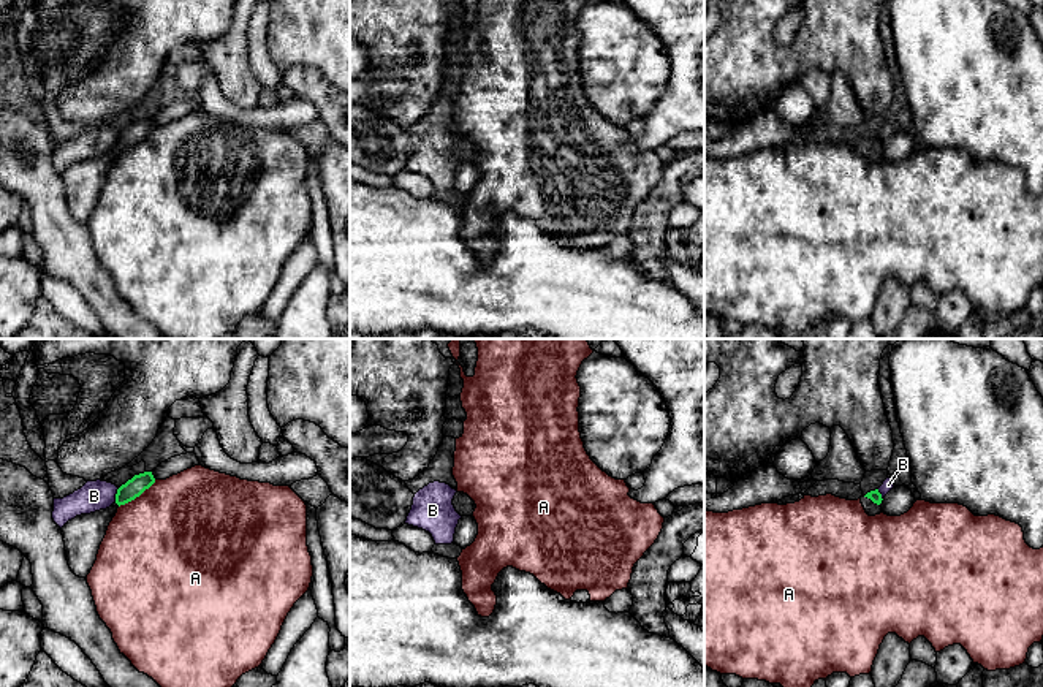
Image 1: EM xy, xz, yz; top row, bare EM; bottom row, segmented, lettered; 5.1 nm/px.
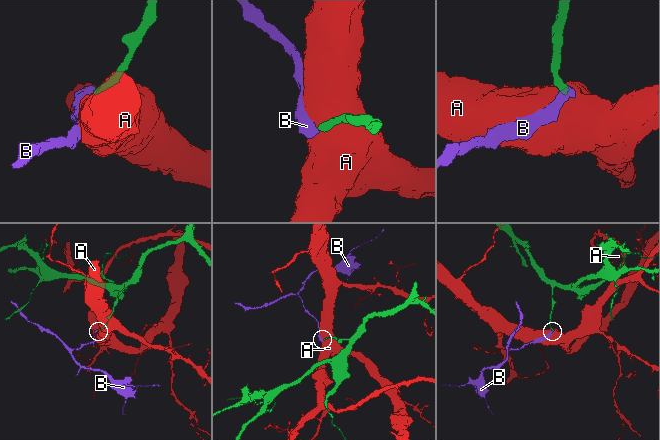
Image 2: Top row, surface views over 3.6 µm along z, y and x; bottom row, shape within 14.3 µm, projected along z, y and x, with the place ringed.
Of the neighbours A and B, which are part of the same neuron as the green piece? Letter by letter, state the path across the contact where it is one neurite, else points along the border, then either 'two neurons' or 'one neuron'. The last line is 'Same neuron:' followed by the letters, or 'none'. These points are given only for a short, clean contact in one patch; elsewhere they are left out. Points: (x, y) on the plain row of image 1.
A: two neurons
B: border along xy (119, 133), (114, 146); two neurons
Same neuron: none

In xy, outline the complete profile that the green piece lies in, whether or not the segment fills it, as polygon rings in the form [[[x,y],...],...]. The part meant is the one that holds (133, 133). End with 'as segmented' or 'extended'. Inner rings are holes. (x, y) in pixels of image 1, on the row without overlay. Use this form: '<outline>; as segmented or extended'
[[[144,117],[144,119],[135,120],[131,125],[128,125],[125,130],[122,130],[117,135],[116,149],[120,152],[120,150],[125,150],[125,149],[135,146],[146,135],[149,135],[154,128],[155,128],[155,123],[154,123],[152,117]]]; as segmented

